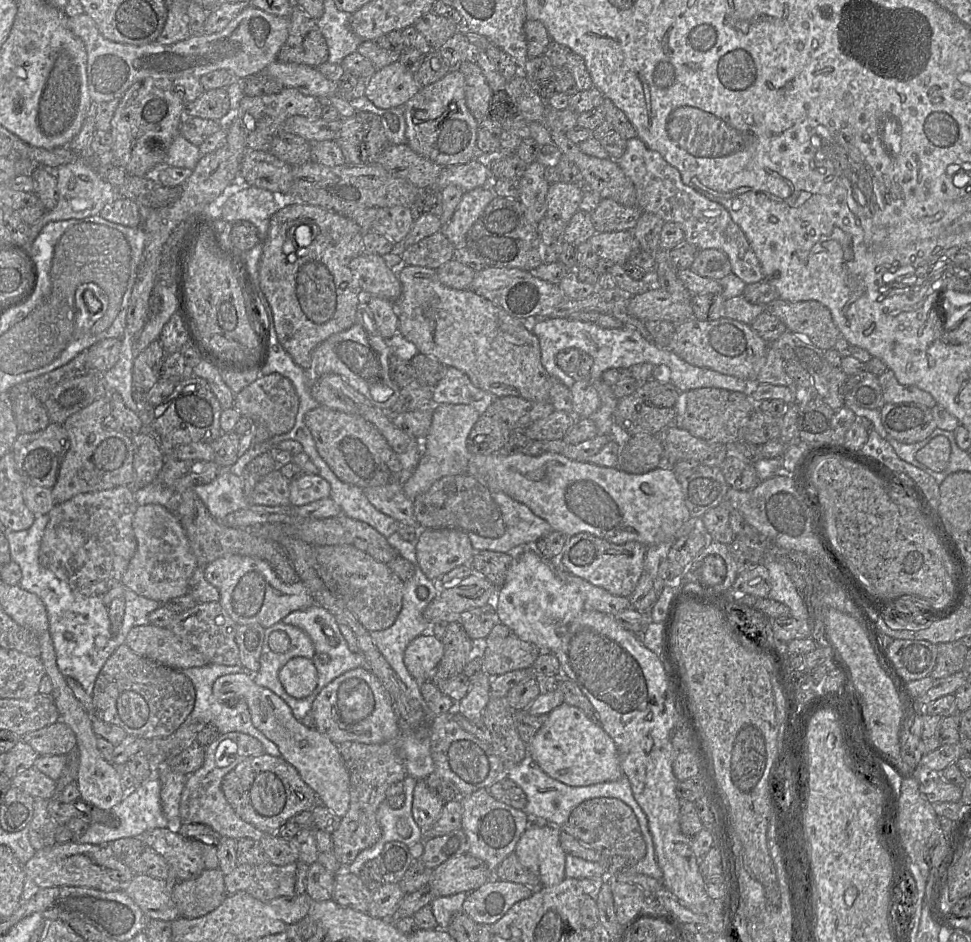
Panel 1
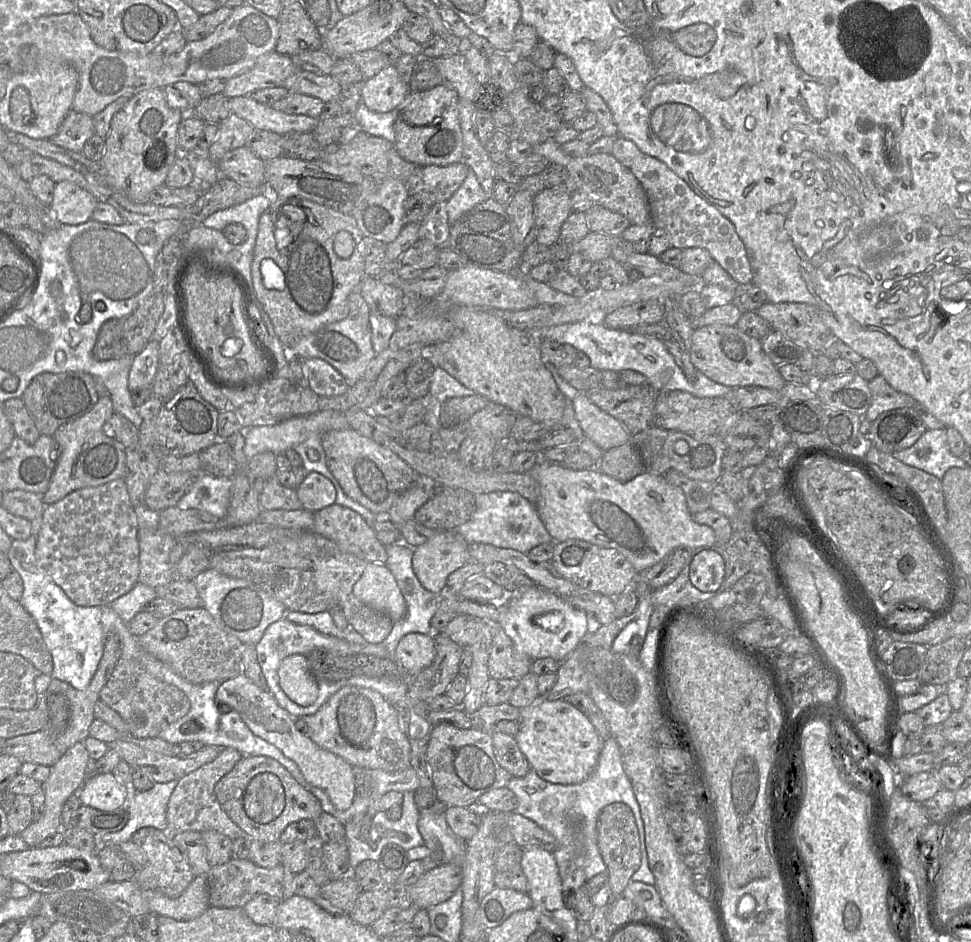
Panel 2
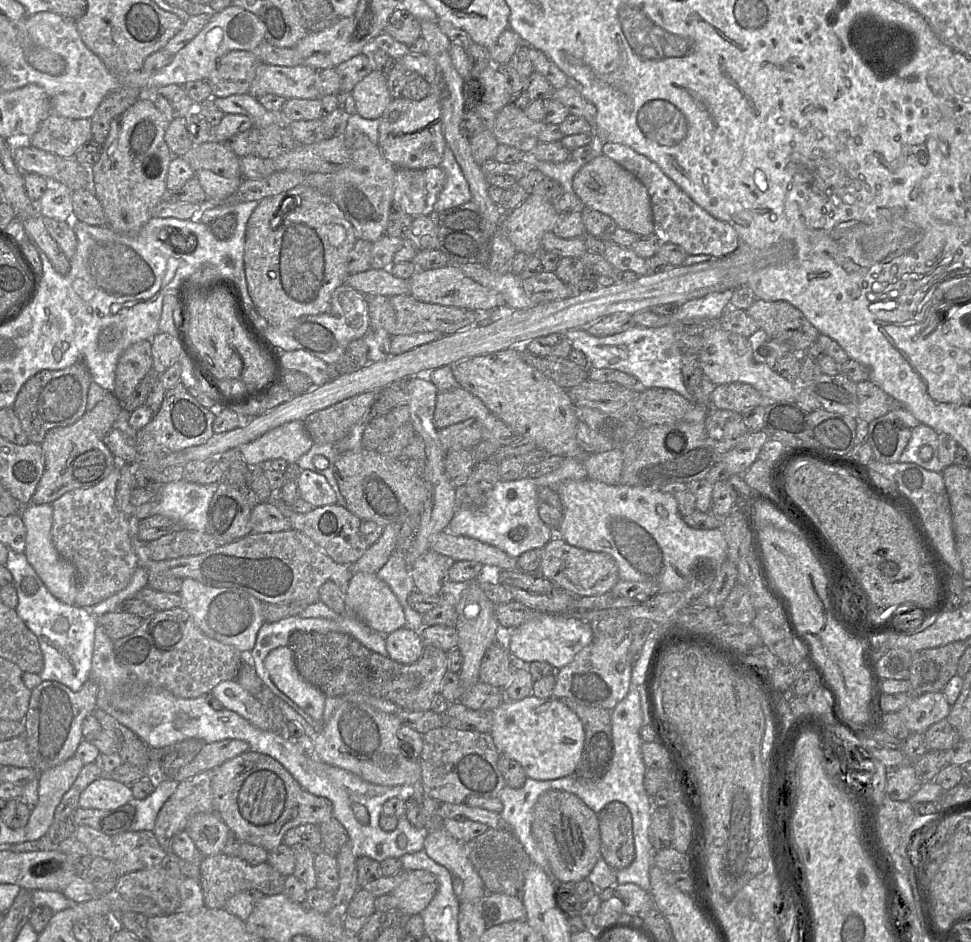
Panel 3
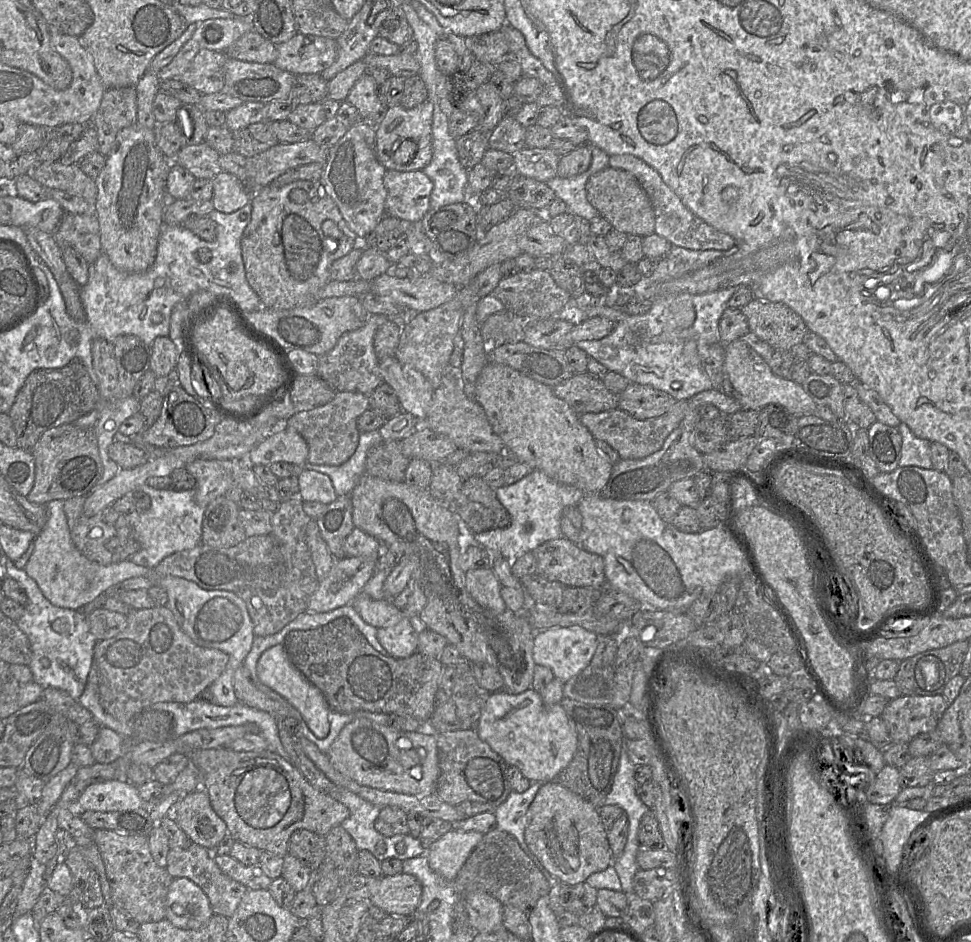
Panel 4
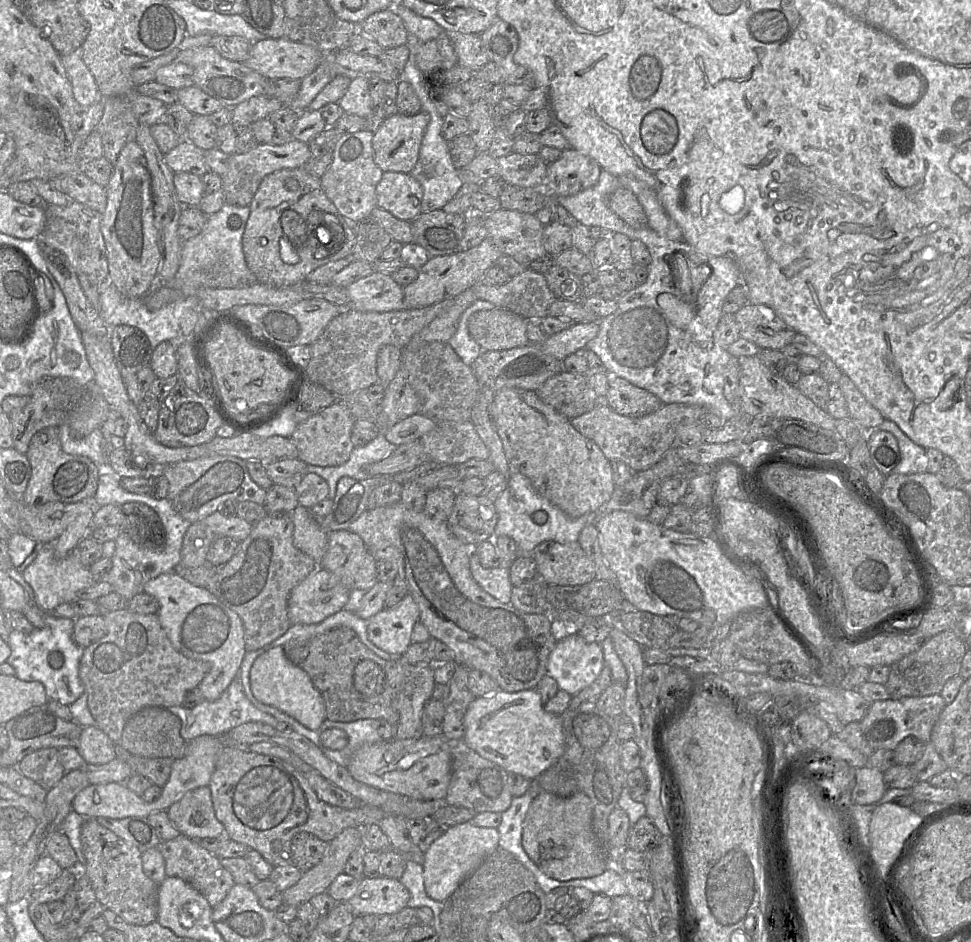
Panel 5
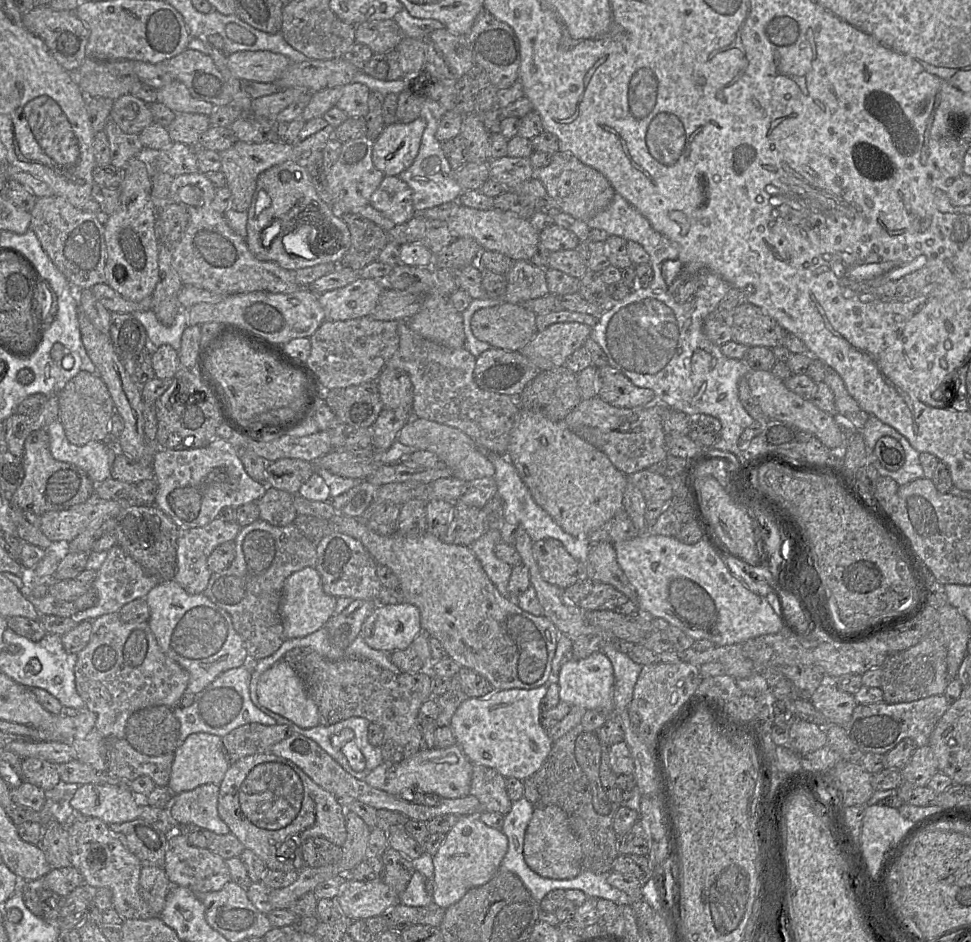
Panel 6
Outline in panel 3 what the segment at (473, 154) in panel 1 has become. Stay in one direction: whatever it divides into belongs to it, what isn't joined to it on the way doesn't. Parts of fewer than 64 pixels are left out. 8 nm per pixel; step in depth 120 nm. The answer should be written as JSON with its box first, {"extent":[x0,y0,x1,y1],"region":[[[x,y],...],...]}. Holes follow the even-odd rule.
{"extent":[378,94,447,169],"region":[[[435,94],[413,101],[393,98],[380,118],[378,147],[382,156],[396,168],[425,169],[440,166],[447,147],[441,123],[441,108]]]}

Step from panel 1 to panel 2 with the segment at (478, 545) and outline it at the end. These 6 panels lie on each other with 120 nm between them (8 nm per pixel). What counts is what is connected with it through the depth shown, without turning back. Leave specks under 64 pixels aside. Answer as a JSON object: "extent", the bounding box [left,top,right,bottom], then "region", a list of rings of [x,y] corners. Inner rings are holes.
{"extent":[455,491,554,554],"region":[[[511,491],[476,495],[476,508],[471,518],[455,529],[468,544],[483,543],[513,549],[524,554],[537,545],[554,541],[530,501]]]}

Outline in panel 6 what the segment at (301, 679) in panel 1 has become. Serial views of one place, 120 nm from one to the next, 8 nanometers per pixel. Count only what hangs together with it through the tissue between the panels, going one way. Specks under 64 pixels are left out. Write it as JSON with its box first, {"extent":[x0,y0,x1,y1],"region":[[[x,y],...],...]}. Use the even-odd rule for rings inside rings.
{"extent":[257,660,319,728],"region":[[[283,660],[265,671],[257,685],[260,703],[301,728],[319,725],[318,709],[295,671]]]}

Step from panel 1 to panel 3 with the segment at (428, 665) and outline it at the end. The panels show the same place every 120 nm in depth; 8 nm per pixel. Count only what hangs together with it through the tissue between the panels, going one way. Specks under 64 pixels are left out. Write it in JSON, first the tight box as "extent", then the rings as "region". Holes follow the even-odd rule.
{"extent":[385,628,425,664],"region":[[[399,628],[385,635],[388,657],[401,664],[413,664],[422,656],[425,642],[420,632]]]}

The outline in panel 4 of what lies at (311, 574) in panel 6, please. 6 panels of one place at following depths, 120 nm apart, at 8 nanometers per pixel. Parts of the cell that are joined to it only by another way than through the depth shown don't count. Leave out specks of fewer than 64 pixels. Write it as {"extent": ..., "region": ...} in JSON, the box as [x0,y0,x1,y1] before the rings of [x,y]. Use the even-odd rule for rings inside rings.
{"extent":[307,557,378,613],"region":[[[345,557],[335,563],[311,596],[307,612],[326,613],[351,604],[378,567],[376,558]]]}

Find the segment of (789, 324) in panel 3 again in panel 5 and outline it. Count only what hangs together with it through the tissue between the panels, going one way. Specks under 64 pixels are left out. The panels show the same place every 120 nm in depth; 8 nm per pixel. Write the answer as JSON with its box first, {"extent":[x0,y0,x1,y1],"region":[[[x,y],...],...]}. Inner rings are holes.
{"extent":[733,303,797,350],"region":[[[747,303],[733,314],[739,326],[740,338],[760,348],[781,350],[793,342],[797,332],[769,306]]]}

